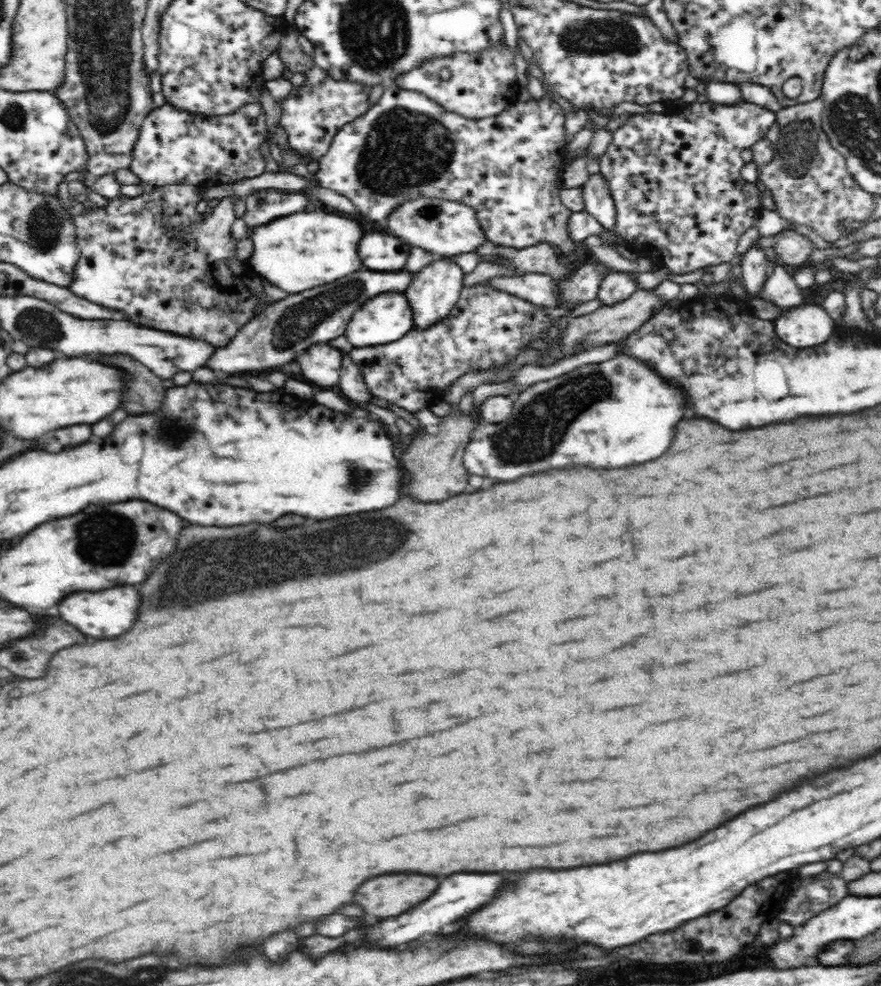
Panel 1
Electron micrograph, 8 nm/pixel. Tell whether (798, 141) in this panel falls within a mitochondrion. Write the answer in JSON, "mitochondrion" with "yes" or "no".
{"mitochondrion":"yes"}

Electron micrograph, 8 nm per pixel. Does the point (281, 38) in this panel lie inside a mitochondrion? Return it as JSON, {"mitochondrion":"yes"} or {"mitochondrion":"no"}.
{"mitochondrion":"no"}

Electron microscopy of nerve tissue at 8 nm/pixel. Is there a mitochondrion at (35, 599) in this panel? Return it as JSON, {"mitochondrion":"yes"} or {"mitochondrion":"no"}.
{"mitochondrion":"no"}

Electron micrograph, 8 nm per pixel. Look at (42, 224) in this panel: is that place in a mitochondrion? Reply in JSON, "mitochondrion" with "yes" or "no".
{"mitochondrion":"yes"}

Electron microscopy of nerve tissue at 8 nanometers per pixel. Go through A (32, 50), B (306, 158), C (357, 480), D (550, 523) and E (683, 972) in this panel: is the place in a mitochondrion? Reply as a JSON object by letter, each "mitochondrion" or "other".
{"A":"other","B":"other","C":"mitochondrion","D":"other","E":"other"}

